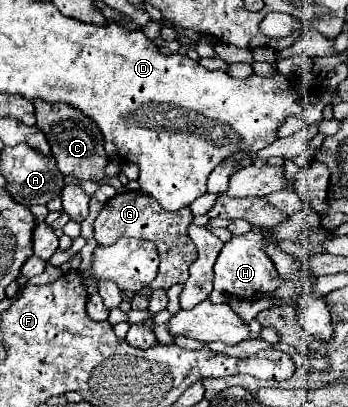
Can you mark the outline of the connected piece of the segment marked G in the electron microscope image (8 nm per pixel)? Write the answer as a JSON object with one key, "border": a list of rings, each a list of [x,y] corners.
{"border":[[[123,192],[117,194],[115,198],[111,198],[101,214],[95,220],[95,240],[101,246],[111,246],[115,244],[119,238],[123,236],[137,236],[143,240],[151,240],[157,244],[159,256],[161,256],[161,264],[159,264],[159,274],[157,278],[148,285],[151,290],[157,288],[169,288],[173,284],[183,284],[189,276],[189,266],[193,264],[197,252],[195,246],[191,244],[189,236],[187,236],[187,224],[191,224],[193,214],[189,208],[181,208],[177,212],[167,212],[161,208],[159,202],[155,202],[151,196],[143,194],[143,192]]]}

